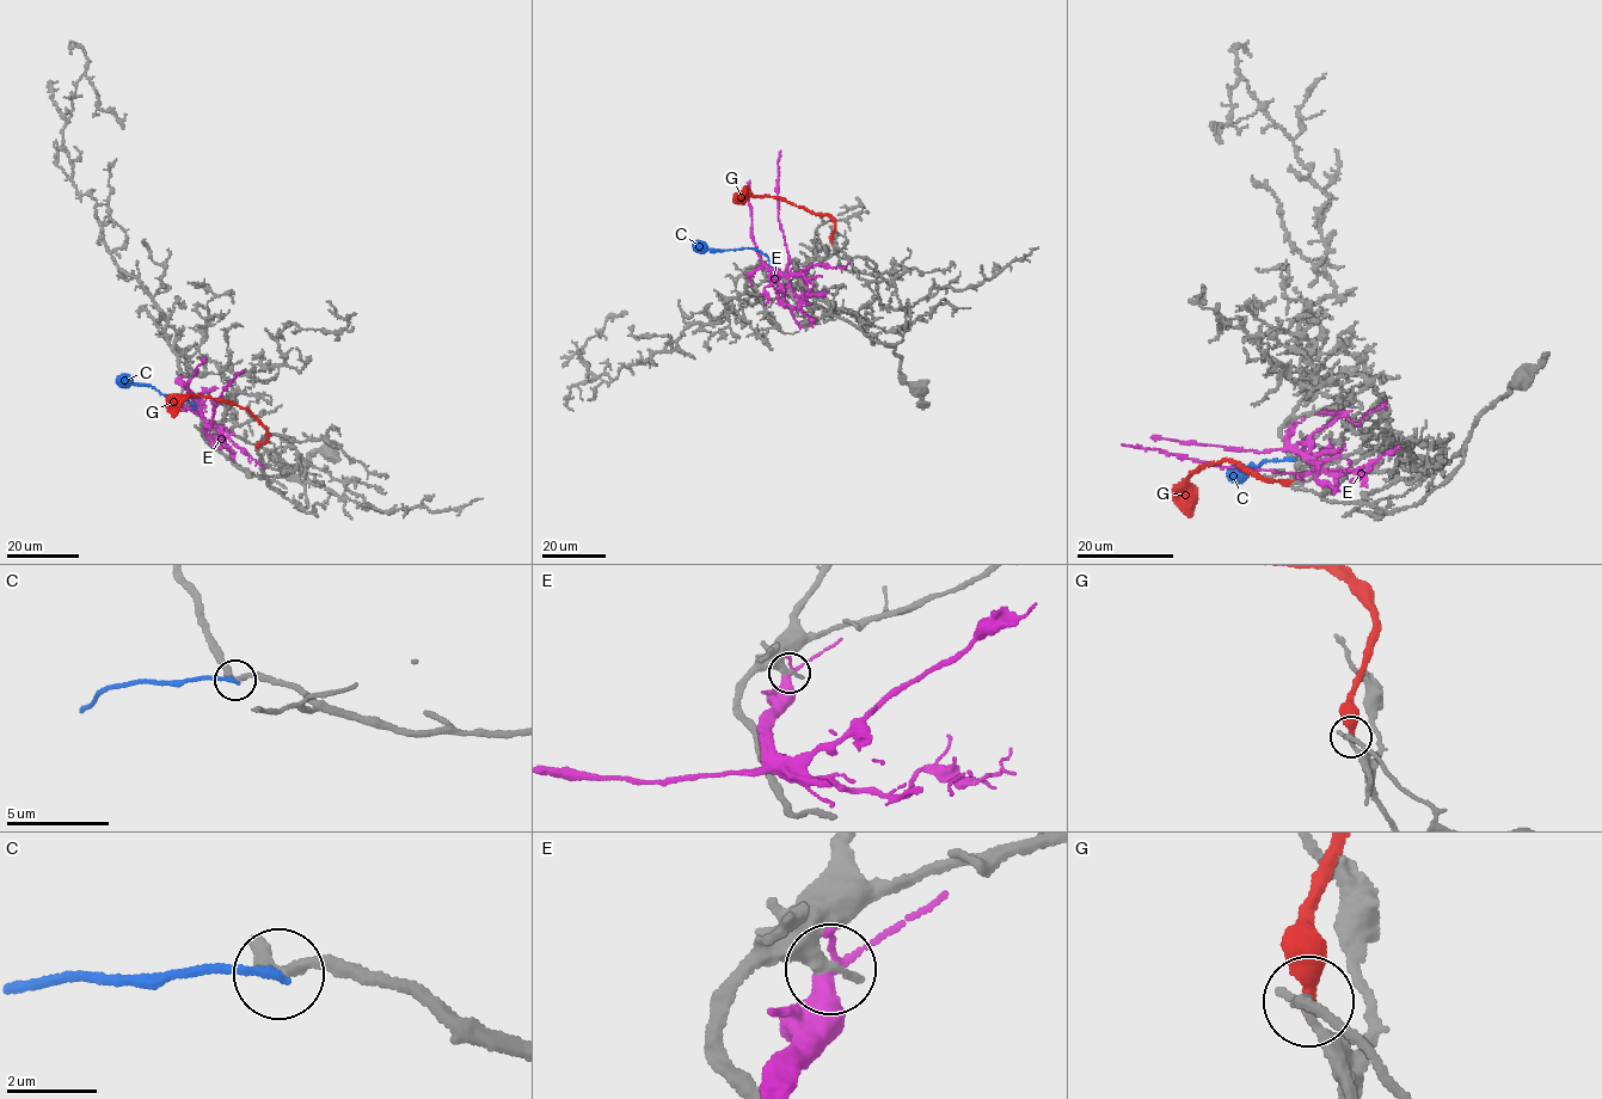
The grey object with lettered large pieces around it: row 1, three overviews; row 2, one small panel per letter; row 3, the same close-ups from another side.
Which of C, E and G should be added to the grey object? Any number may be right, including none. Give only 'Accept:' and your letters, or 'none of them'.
Accept: none of them

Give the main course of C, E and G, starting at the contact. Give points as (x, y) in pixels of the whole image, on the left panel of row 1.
C: (194, 409), (184, 399), (118, 378)
E: (178, 378), (209, 425), (214, 404), (244, 370)
G: (257, 446), (268, 440), (264, 428), (249, 410), (232, 403), (188, 394), (173, 417)

